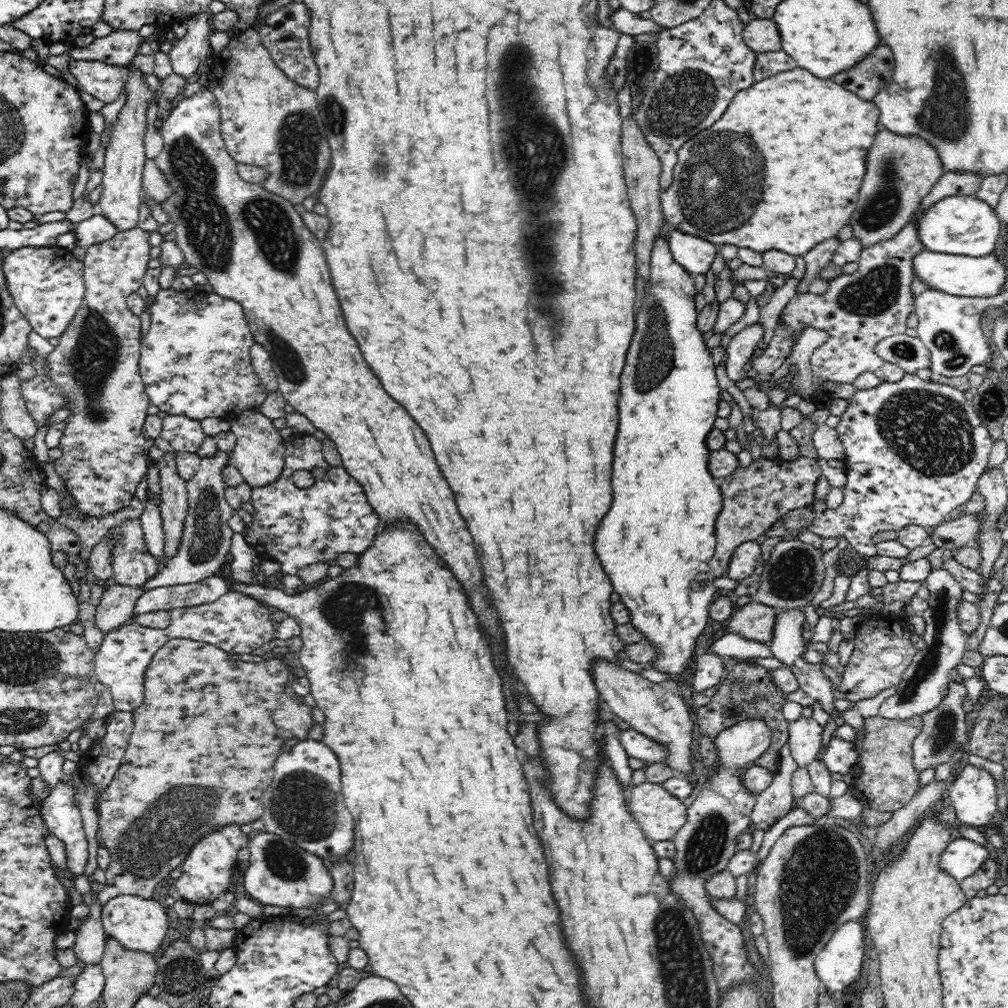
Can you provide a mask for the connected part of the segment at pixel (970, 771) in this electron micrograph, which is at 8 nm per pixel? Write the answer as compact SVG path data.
M964 762L962 772L948 790L961 824L976 827L996 821L999 813L996 790L996 781L988 771Z

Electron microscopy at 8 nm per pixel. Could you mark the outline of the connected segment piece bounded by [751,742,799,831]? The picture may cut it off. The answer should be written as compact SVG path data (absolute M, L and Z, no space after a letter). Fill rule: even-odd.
M788 742L779 752L780 766L774 772L774 778L768 788L760 792L752 808L751 821L756 828L767 831L780 818L784 818L793 808L791 778L799 767L794 761Z

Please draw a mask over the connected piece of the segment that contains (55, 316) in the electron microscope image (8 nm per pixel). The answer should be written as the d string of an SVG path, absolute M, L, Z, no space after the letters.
M57 245L27 246L7 252L2 270L17 310L28 319L33 330L47 339L59 338L83 303L83 262L74 258L72 251Z

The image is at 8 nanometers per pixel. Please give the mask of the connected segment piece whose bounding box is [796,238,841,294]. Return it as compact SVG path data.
M830 238L830 240L814 246L810 252L802 254L806 262L806 270L797 285L796 293L808 294L808 286L817 279L821 268L824 268L832 260L832 256L838 250L840 243L838 238Z

